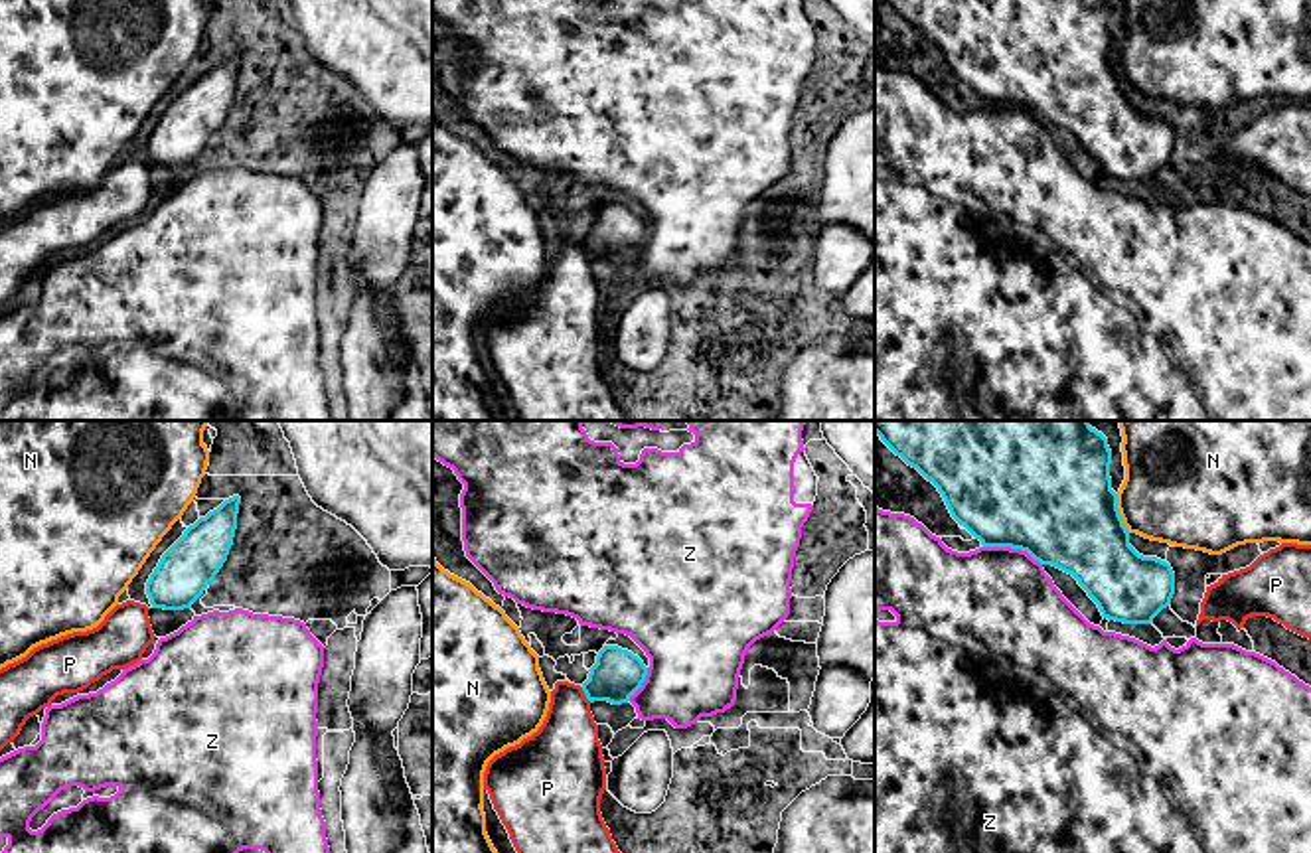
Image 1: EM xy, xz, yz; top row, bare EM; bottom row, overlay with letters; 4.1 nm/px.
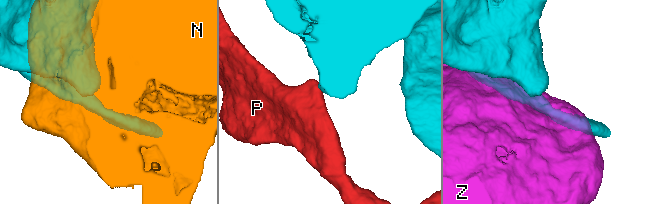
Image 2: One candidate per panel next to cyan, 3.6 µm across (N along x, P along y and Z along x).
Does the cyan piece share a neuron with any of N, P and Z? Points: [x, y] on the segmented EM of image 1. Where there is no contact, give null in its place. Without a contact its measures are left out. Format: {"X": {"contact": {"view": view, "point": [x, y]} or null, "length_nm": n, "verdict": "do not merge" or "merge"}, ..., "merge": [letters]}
{"N": {"contact": {"view": "yz", "point": [1118, 514]}, "length_nm": 170, "verdict": "do not merge"}, "P": {"contact": {"view": "xz", "point": [585, 694]}, "length_nm": 80, "verdict": "do not merge"}, "Z": {"contact": {"view": "yz", "point": [1013, 547]}, "length_nm": 260, "verdict": "do not merge"}, "merge": []}

